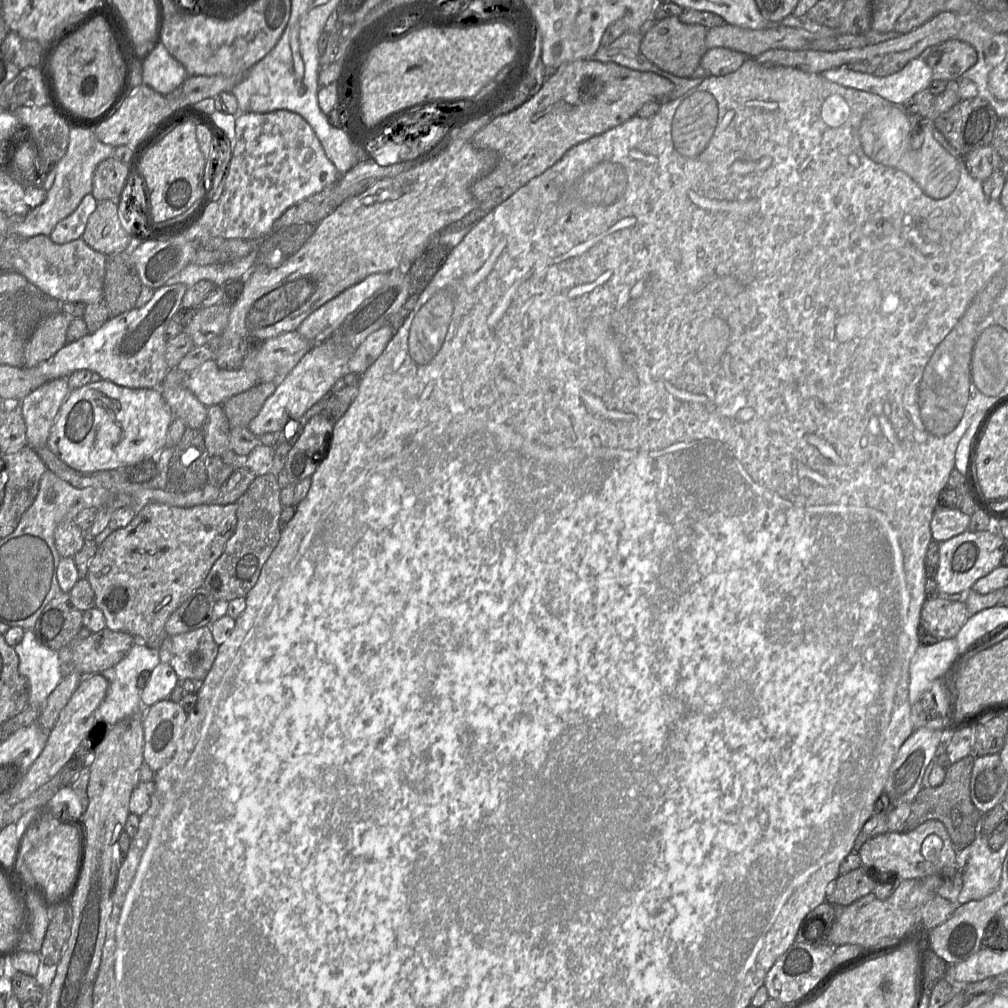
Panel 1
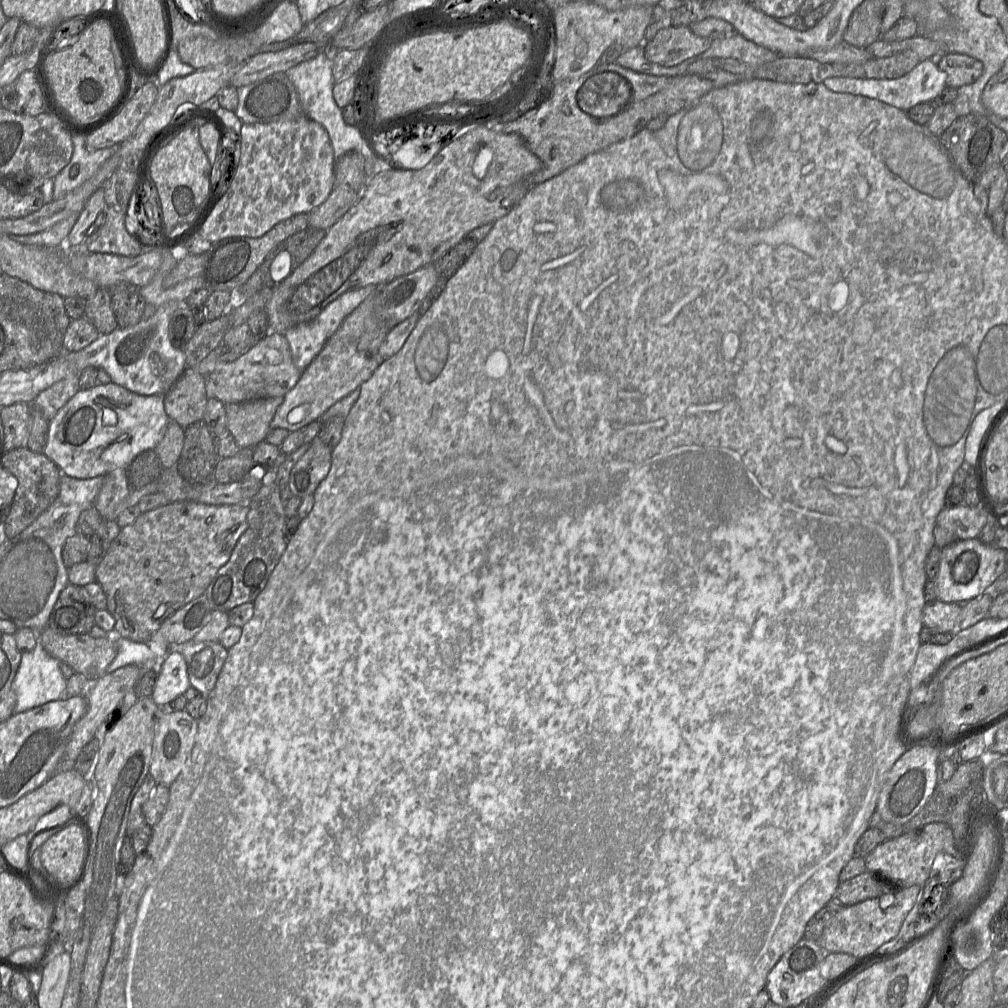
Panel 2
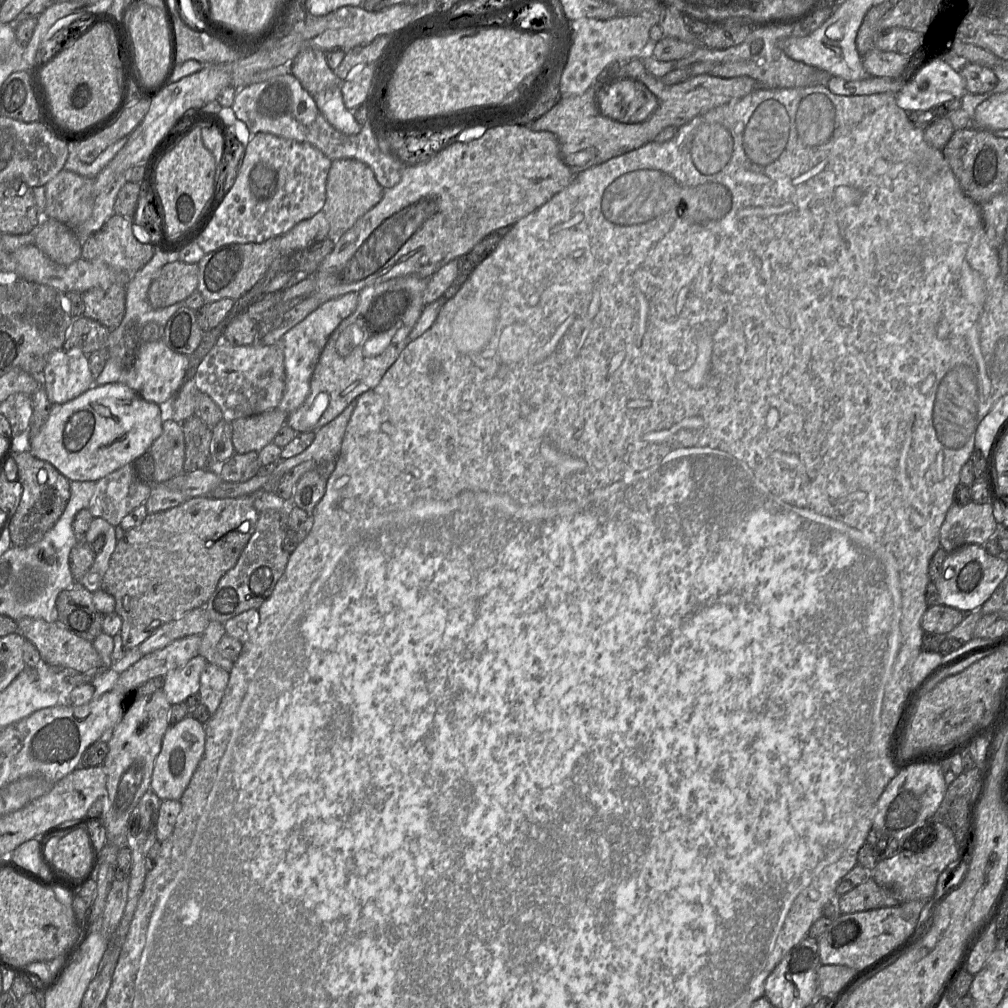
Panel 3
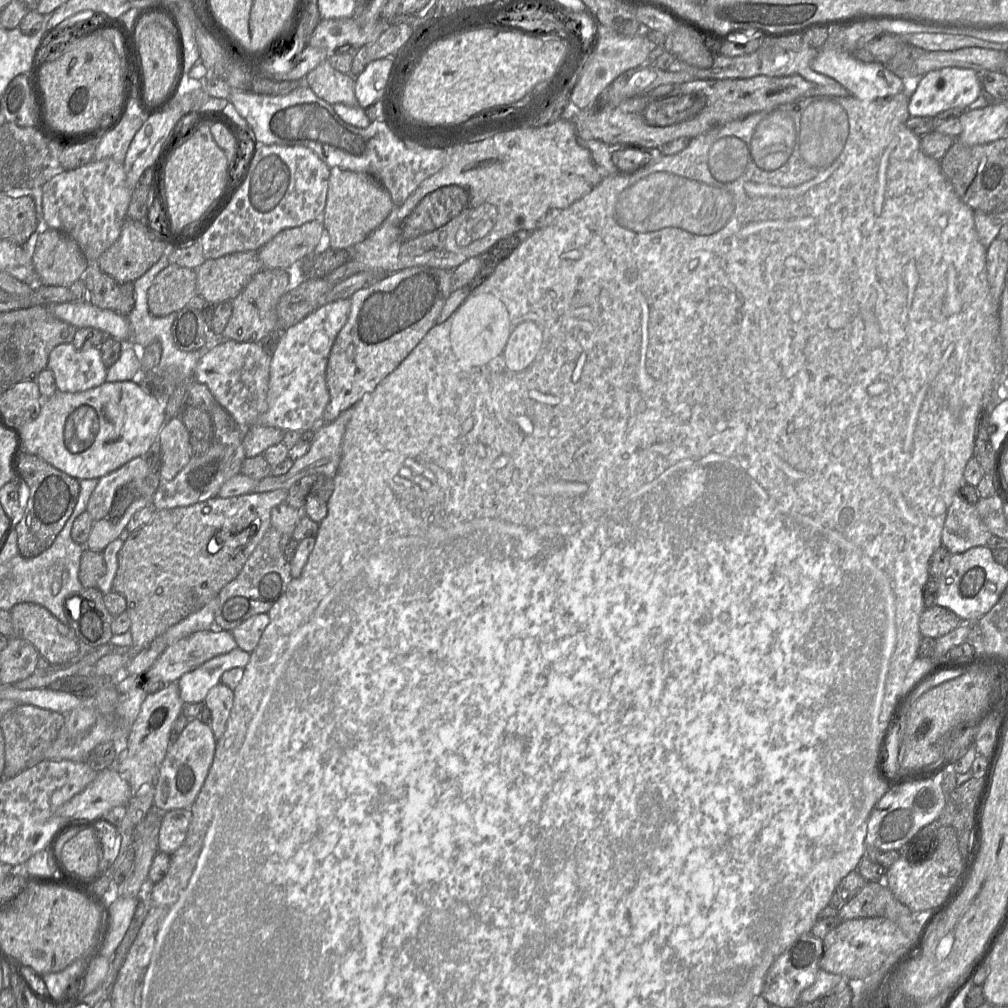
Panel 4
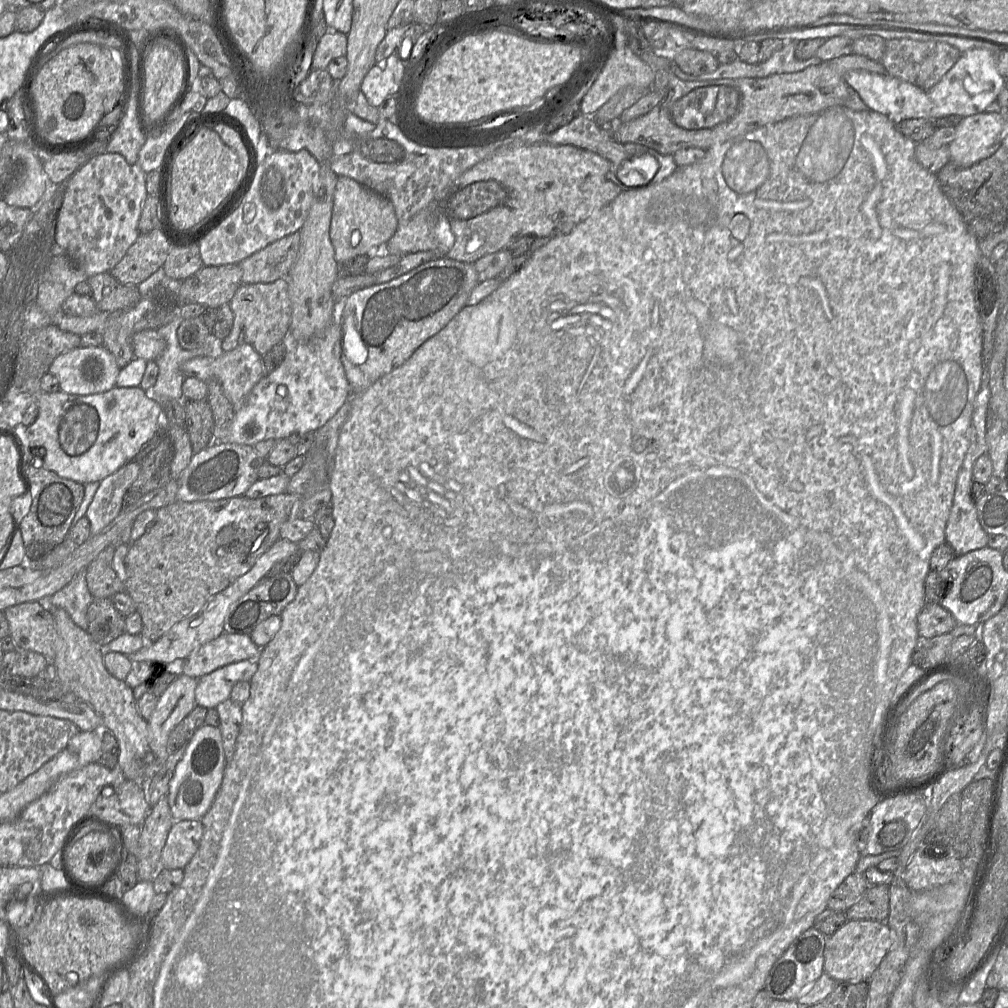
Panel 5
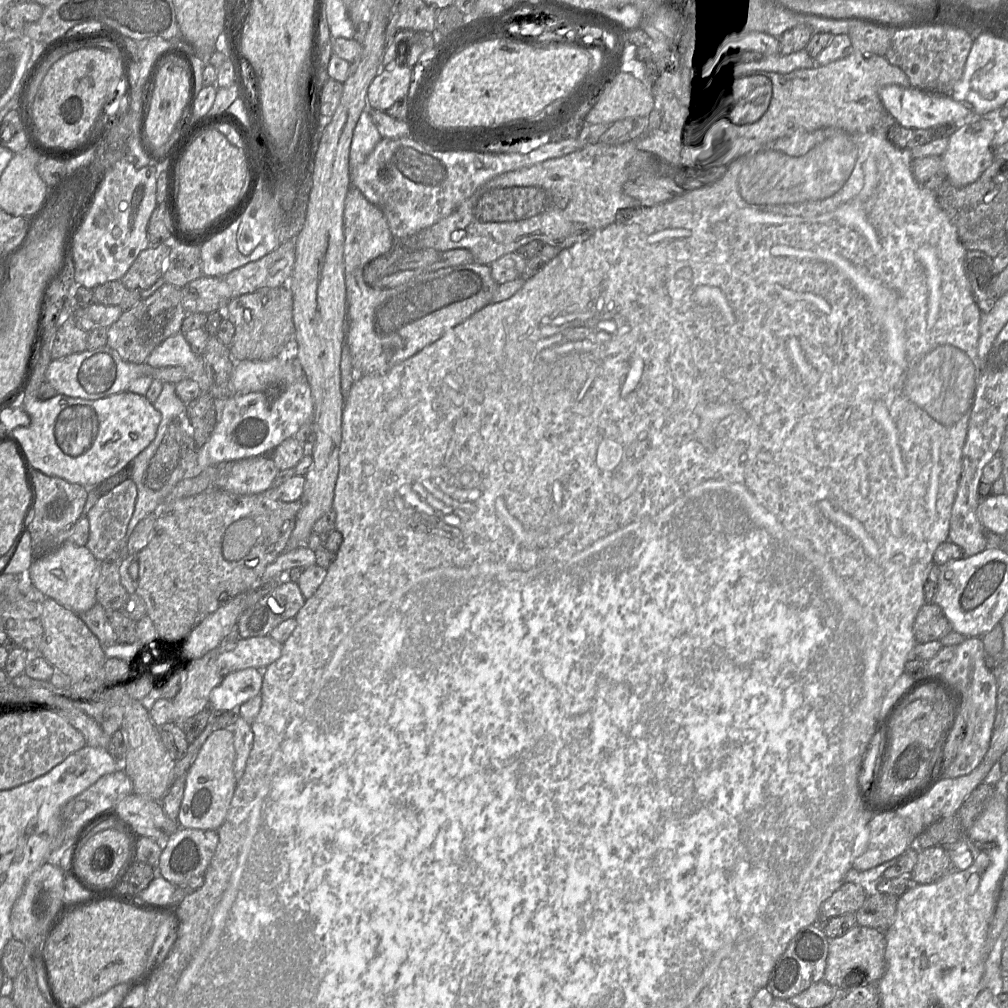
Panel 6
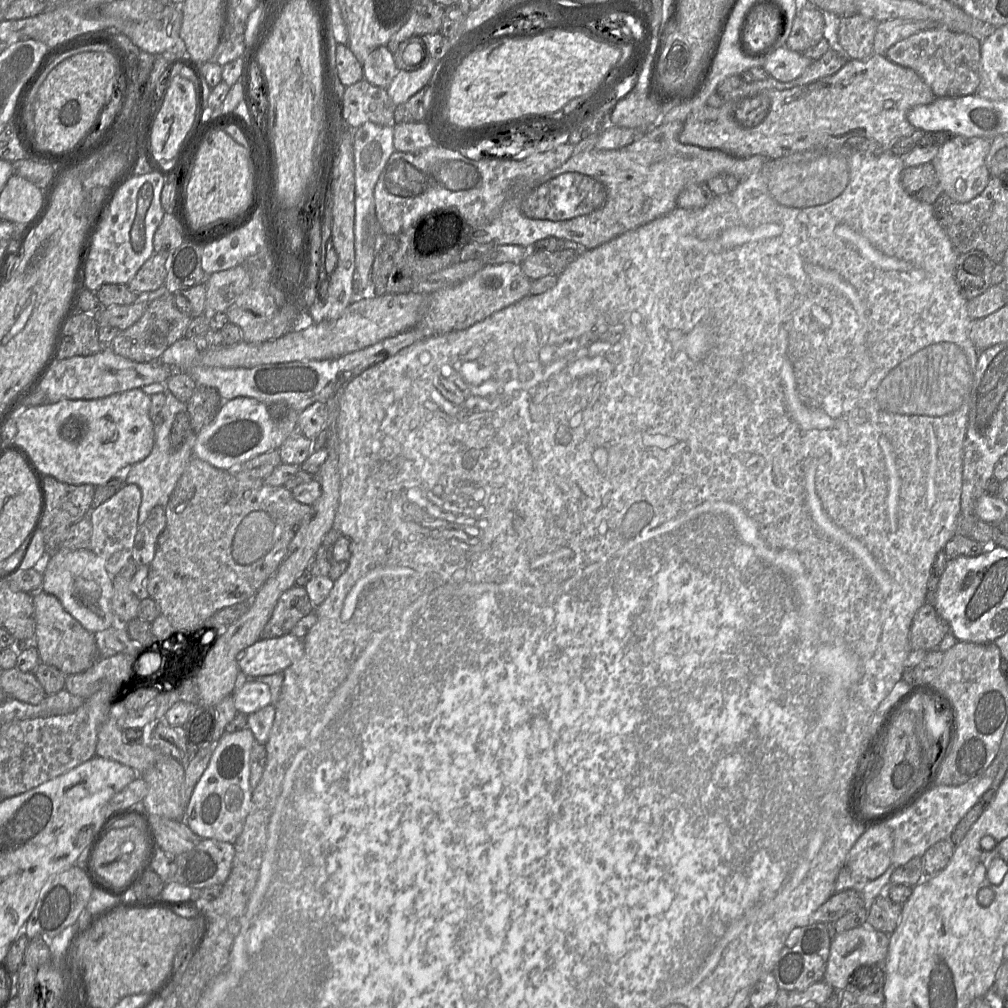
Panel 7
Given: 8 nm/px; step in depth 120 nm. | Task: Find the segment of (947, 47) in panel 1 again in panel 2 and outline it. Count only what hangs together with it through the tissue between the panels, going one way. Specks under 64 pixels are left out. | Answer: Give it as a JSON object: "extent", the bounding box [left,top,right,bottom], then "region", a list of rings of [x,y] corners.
{"extent":[937,52,983,89],"region":[[[946,52],[938,57],[937,66],[947,75],[946,85],[955,89],[972,84],[983,73],[981,61],[955,52]]]}

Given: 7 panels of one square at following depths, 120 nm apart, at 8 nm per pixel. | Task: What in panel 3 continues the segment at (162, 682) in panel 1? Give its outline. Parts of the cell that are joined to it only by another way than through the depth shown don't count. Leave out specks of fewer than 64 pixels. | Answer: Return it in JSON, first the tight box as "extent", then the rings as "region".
{"extent":[162,655,208,705],"region":[[[198,655],[163,678],[162,691],[171,705],[185,702],[199,692],[200,675],[208,664],[204,657]]]}

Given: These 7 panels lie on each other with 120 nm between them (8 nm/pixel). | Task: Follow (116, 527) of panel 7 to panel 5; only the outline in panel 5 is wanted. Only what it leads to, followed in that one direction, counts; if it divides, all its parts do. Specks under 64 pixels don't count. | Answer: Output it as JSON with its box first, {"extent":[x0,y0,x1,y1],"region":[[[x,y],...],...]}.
{"extent":[86,461,141,535],"region":[[[131,461],[100,481],[99,488],[86,512],[90,521],[91,535],[99,534],[120,514],[124,495],[140,471],[141,464]]]}

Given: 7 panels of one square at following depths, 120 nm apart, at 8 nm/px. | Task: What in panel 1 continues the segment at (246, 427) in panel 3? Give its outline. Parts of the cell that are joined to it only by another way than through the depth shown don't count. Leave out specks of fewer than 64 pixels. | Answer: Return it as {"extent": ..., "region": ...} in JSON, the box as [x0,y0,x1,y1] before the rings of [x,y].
{"extent":[222,382,277,427],"region":[[[260,382],[222,404],[230,426],[247,427],[267,398],[275,391],[277,385],[271,382]]]}

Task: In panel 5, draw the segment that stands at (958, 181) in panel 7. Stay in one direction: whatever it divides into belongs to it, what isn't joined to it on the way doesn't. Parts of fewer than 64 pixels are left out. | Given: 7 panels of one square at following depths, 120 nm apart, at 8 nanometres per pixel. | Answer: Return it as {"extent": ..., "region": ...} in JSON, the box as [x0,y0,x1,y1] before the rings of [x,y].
{"extent":[949,112,1004,167],"region":[[[982,112],[962,118],[955,127],[955,138],[949,144],[950,161],[960,167],[970,167],[990,157],[1001,144],[999,135],[1004,126],[1004,121],[1004,113]]]}

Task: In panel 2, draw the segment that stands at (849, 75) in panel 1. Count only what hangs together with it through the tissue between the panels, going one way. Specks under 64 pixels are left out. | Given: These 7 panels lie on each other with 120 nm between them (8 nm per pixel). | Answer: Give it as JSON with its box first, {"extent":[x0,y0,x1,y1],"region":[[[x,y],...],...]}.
{"extent":[823,59,947,111],"region":[[[926,59],[897,79],[859,79],[840,76],[827,78],[823,83],[831,91],[866,96],[907,111],[917,104],[933,101],[947,86],[946,79],[946,73],[937,66],[937,59]]]}

